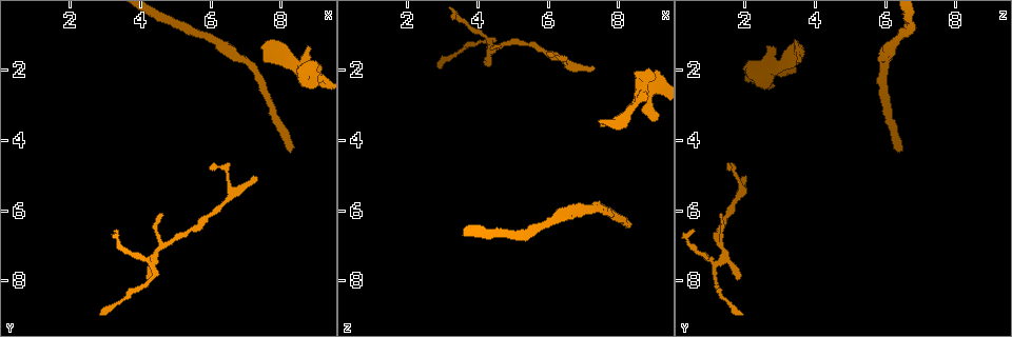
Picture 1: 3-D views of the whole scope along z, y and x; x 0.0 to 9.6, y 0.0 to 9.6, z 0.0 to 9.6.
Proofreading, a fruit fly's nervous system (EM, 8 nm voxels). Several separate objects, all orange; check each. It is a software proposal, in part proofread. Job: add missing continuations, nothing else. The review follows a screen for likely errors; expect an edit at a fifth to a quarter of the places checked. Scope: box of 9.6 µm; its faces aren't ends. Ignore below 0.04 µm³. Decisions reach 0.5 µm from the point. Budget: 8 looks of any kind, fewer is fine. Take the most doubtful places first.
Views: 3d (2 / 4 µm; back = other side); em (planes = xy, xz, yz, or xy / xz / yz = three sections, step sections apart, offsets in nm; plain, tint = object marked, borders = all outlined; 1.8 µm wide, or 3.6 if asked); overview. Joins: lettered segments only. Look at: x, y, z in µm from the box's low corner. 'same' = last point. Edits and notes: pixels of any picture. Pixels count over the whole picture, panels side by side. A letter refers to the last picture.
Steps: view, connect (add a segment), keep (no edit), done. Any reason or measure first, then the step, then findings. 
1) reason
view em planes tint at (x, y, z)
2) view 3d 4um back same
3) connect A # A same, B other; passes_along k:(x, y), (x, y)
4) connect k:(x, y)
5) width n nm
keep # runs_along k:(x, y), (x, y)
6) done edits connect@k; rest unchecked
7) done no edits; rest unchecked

free end
view em xz step 4 borders at (4.25, 7.95, 1.70)

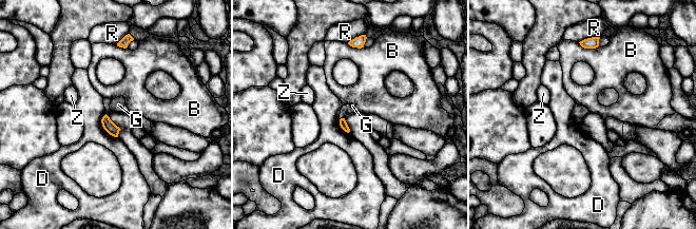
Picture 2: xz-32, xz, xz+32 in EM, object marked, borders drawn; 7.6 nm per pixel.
view em planes borders same

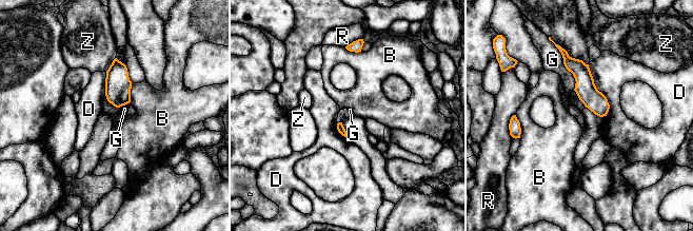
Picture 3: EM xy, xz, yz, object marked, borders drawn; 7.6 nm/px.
keep # B other, D other, G other, R other, Z other; none of them fits

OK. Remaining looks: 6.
a fork
view em 3.6um planes borders at (8.75, 2.10, 2.50)

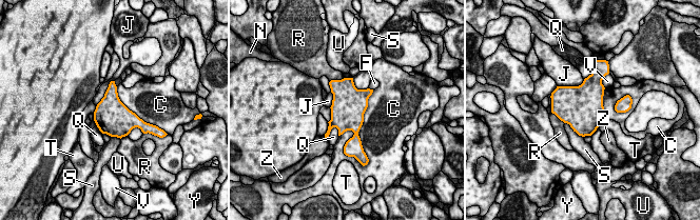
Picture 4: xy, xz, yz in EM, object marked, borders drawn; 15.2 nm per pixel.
width 550 nm
keep # C other, F other, J other, N other, Q other, R other, S other, T other, U other, V other, Y other, Z other; border 4:(114, 80), (96, 106); no lettered segment goes on from it

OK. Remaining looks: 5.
thin end
view em xz step 8 tint at (7.35, 5.00, 1.95)

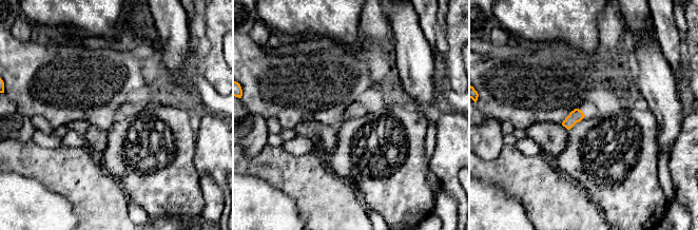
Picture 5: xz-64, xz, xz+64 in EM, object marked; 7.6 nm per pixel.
view em xz step 8 borders same

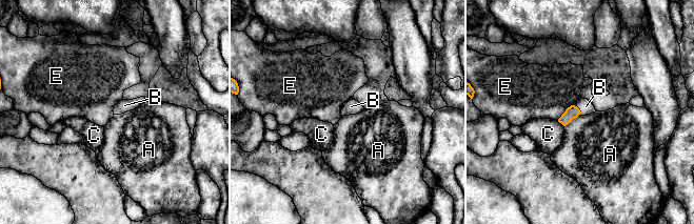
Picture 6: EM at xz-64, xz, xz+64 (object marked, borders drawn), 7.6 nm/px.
connect B # A other, B same, C other, E other; passes_along 6:(573, 112), (578, 108), (586, 106); it goes on there

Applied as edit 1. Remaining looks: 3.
done edits connect@6; rest unchecked

